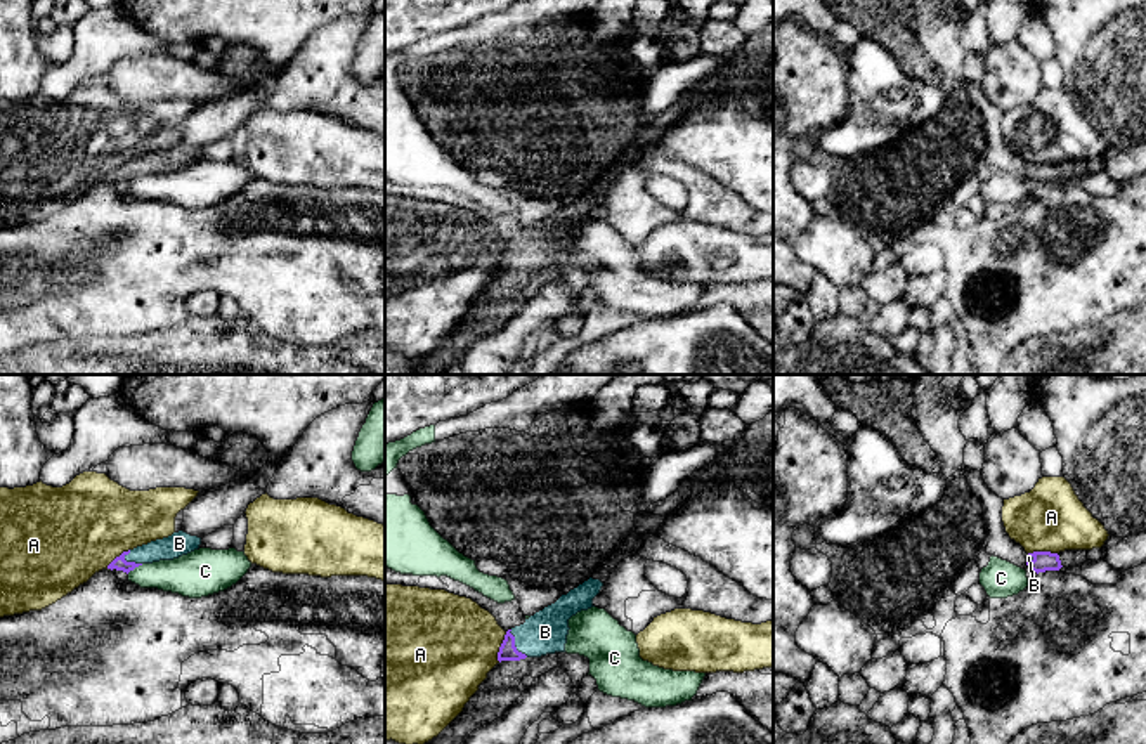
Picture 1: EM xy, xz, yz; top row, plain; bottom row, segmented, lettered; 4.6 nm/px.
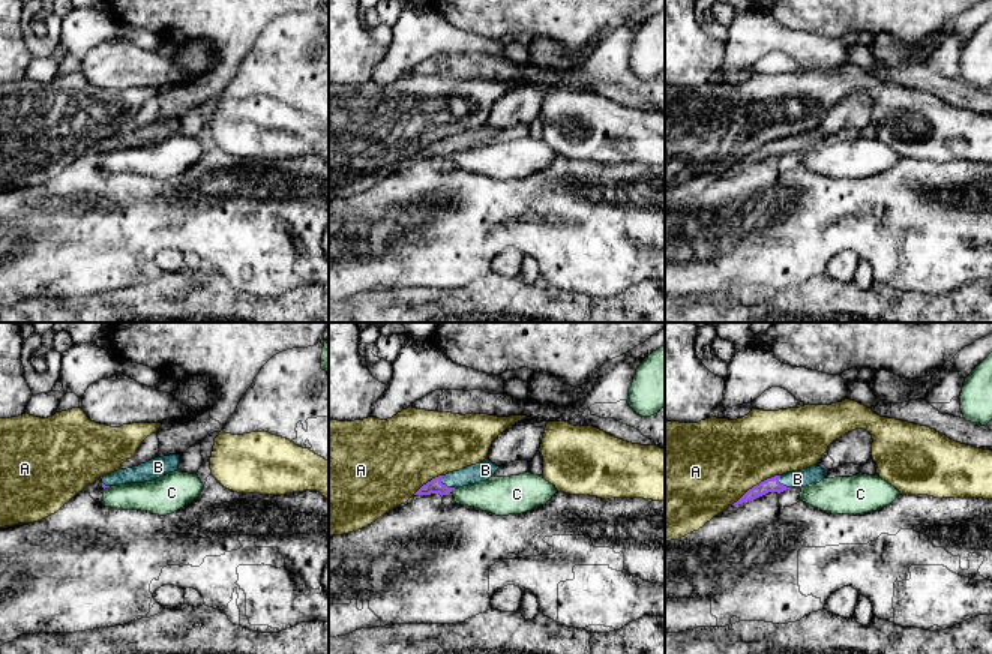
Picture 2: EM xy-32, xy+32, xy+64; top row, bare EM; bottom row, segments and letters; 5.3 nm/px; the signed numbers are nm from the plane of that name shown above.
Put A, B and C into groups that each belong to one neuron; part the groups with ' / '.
A / B / C

